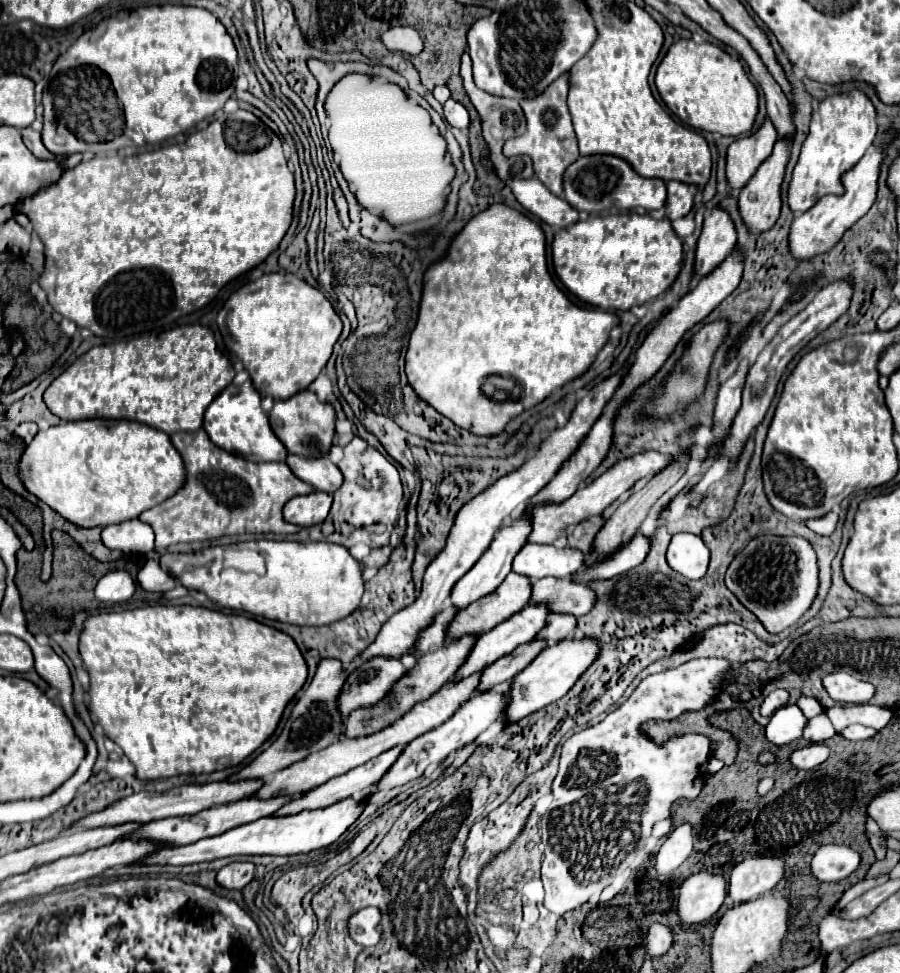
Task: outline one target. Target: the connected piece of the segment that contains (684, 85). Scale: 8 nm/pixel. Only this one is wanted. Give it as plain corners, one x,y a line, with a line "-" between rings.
680,39
676,41
656,71
656,87
660,97
664,99
666,107
680,117
686,125
694,129
702,129
708,133
720,133
728,137
744,135
752,129
756,115
758,115
758,91
754,83
748,79
742,63
712,43
696,43
692,39

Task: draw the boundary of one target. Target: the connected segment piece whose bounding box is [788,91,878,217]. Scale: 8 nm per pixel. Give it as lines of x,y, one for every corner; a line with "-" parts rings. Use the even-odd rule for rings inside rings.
850,91
842,95
830,95
820,103
820,109
812,113
810,133
802,145
798,163
788,183
788,207
798,217
808,211
824,195
842,195
842,173
852,169
860,157
872,147
878,133
876,109
862,91

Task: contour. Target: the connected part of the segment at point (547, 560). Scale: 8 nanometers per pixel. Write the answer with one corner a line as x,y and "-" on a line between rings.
526,543
512,559
512,571
532,581
542,577
570,577
584,565
584,553
568,547

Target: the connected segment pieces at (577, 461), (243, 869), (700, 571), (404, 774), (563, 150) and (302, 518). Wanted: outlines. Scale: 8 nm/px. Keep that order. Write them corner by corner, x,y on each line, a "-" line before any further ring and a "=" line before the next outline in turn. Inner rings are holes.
614,401
614,403
610,405
610,409
594,423
592,431
586,435
586,439
582,441
582,445
578,447
578,451
562,465
562,469
558,471
558,475
556,475
536,497
530,499
530,505
542,503
542,501
558,501
558,503
560,503
560,501
568,499
568,497
578,489
578,485
602,463
602,459
606,457
606,453
608,453
608,449
610,449
610,443
612,443
612,419
614,419
616,407
618,407
618,401
=
230,863
218,871
216,883
224,889
242,889
252,881
254,871
252,863
=
678,533
668,547
668,565
686,579
698,581
706,575
710,563
710,549
698,535
=
502,691
498,693
476,693
472,695
456,713
452,719
448,719
444,725
416,737
416,741
410,741
404,751
400,753
400,757
396,759
396,763
392,765
392,769
370,789
368,793
368,801
380,793
380,791
388,791
388,789
394,789
394,787
400,787
400,785
406,785
414,779
420,779
424,775
424,771
432,765
432,763
440,763
444,761
452,751
472,743
482,731
486,731
494,721
498,721
504,713
504,707
506,707
506,697
=
564,73
556,81
552,81
552,85
548,85
548,89
544,93
540,93
540,97
522,99
520,105
522,105
526,121
528,121
528,131
524,135
508,139
504,143
504,155
508,155
508,157
512,157
512,155
532,157
536,177
560,199
564,199
564,187
562,187
564,169
568,169
568,165
572,165
572,161
576,161
580,157
576,135
574,135
570,113
568,113
568,105
566,105
568,87
570,87
568,79
570,79
570,75
=
312,491
308,495
292,497
292,501
288,501
288,505
284,505
284,519
298,527
318,525
326,519
330,505
332,505
330,493

